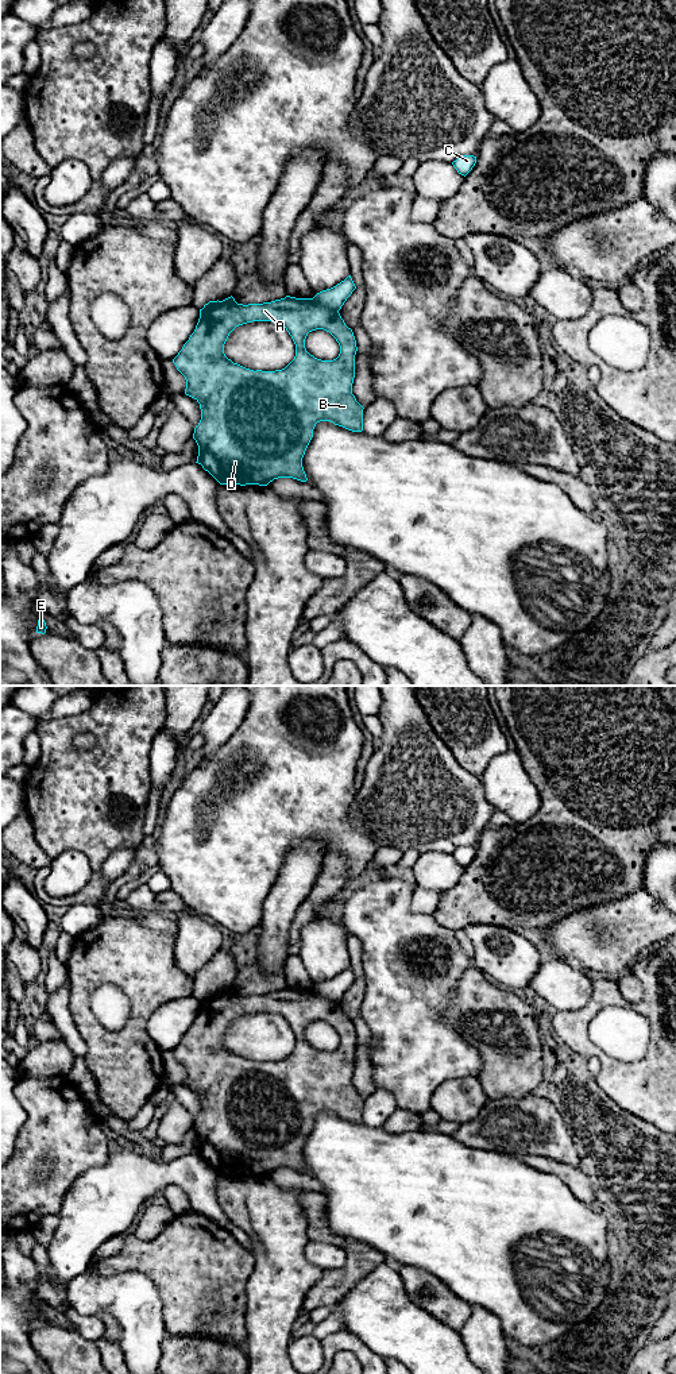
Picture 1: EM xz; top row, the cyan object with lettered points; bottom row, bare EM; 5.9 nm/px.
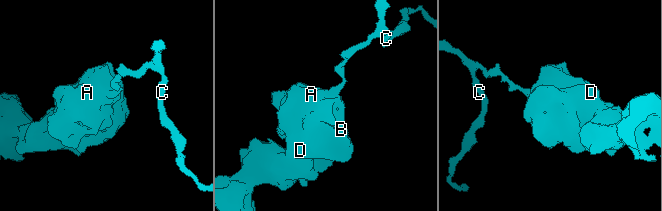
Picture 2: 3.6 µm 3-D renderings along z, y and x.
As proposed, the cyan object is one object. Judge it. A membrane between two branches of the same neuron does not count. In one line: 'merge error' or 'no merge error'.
merge error

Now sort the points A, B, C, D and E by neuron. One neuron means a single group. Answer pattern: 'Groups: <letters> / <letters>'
Groups: A B D E / C

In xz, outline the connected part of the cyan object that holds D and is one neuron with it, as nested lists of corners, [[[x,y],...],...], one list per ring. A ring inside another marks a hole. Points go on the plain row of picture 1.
[[[231,987],[223,992],[209,992],[200,1000],[200,1010],[194,1023],[173,1050],[177,1061],[186,1070],[185,1085],[200,1095],[201,1111],[194,1119],[193,1130],[198,1136],[197,1153],[220,1176],[259,1176],[267,1177],[278,1169],[293,1169],[306,1173],[302,1149],[313,1128],[313,1120],[320,1112],[331,1112],[352,1123],[363,1122],[363,1097],[352,1085],[355,1069],[355,1046],[358,1038],[354,1023],[348,1019],[337,1001],[318,995],[314,989],[285,989],[263,995],[237,995]],[[252,1012],[278,1014],[286,1019],[295,1035],[294,1050],[282,1061],[250,1061],[233,1054],[224,1045],[224,1035],[229,1024],[239,1016]],[[324,1020],[340,1037],[340,1045],[333,1051],[321,1051],[305,1039],[309,1023]]]

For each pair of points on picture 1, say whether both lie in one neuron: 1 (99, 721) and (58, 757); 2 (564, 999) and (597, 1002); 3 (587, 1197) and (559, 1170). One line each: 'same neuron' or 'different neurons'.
1: same neuron
2: different neurons
3: same neuron

